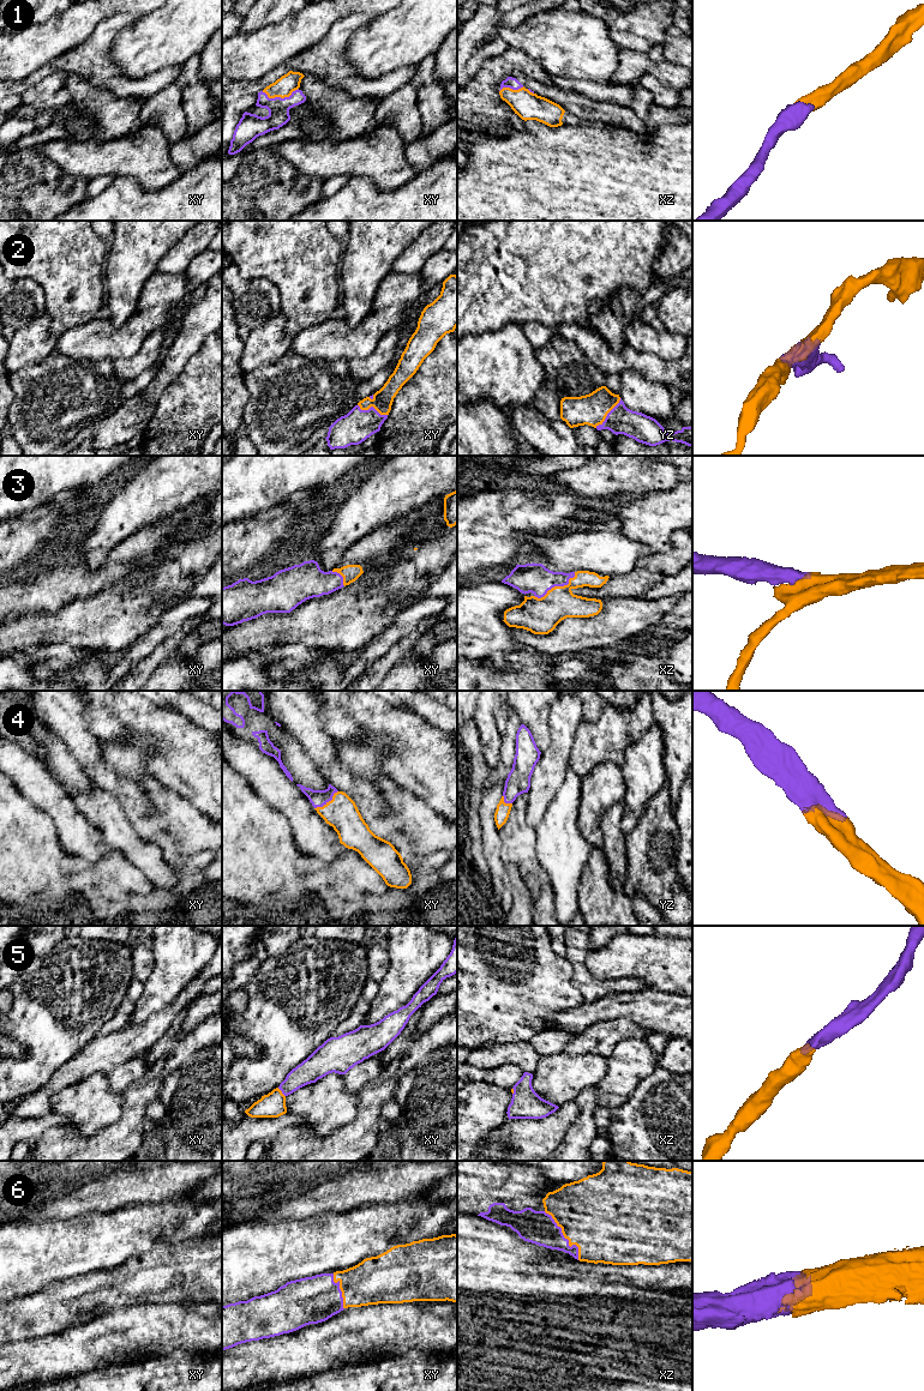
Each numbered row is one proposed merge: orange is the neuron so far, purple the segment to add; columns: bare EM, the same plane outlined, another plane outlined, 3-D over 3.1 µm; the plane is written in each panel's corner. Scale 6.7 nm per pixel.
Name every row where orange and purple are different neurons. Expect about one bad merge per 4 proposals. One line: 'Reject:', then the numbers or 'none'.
Reject: none

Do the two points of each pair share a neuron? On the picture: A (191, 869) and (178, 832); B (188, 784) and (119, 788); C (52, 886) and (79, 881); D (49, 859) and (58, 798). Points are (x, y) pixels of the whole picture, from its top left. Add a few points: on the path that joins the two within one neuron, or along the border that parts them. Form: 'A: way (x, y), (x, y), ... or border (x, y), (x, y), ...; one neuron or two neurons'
A: border (209, 849), (194, 851), (180, 863), (172, 865); two neurons
B: border (150, 775), (188, 802); two neurons
C: border (92, 866), (71, 875), (71, 885), (76, 891); two neurons
D: border (34, 805), (49, 817), (59, 844), (65, 850); two neurons

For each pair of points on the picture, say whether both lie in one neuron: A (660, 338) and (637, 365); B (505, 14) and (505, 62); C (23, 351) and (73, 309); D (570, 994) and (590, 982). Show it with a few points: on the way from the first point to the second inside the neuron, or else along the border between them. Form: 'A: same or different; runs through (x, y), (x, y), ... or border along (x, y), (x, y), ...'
A: different; border along (626, 342), (664, 360), (677, 359)
B: different; border along (509, 46), (499, 54), (490, 58), (482, 67)
C: different; border along (46, 313), (50, 320), (49, 330), (56, 337)
D: different; border along (568, 963), (572, 968), (571, 985), (586, 1000)

